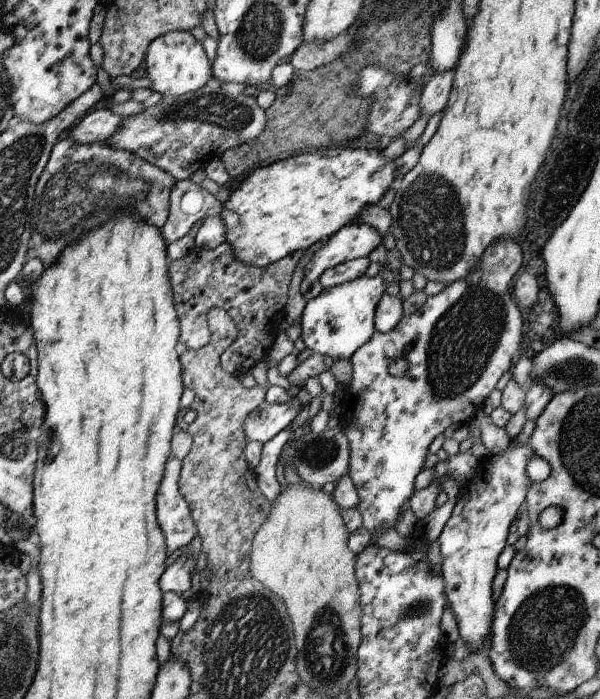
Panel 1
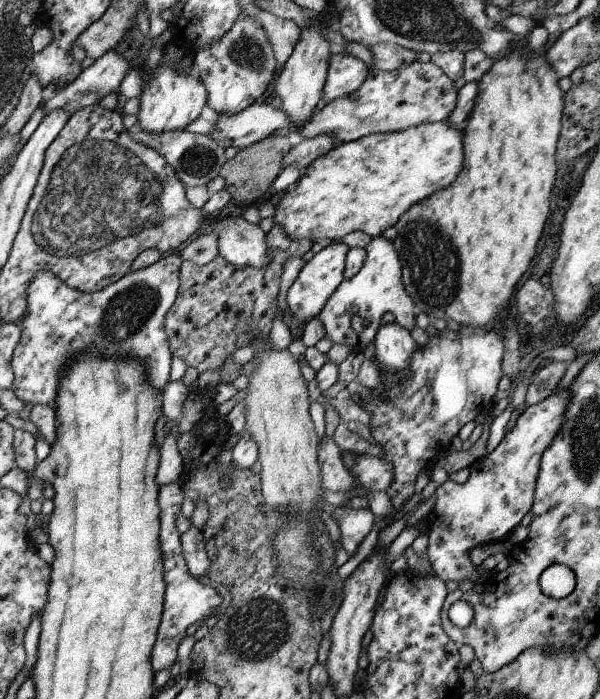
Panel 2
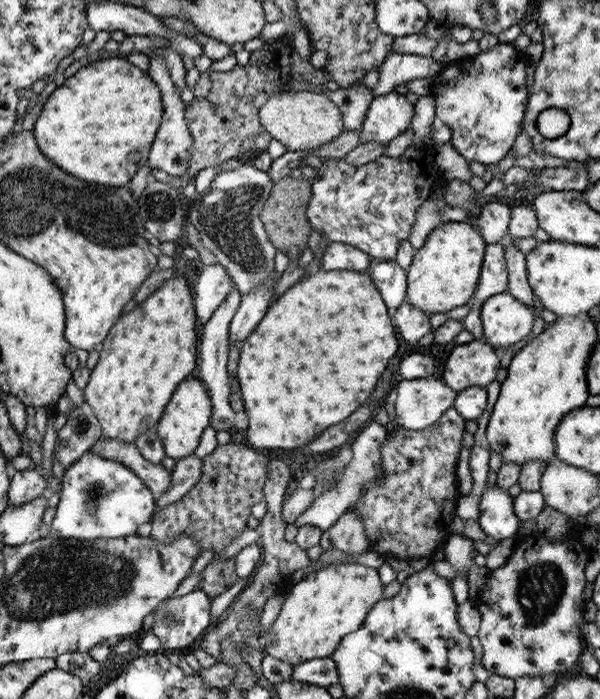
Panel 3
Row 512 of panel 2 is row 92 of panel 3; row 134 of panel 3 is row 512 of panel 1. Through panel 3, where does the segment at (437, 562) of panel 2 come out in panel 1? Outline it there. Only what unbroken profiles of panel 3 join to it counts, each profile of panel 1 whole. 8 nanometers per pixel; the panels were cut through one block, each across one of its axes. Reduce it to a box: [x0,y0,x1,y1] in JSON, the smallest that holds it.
[438,436,535,651]

